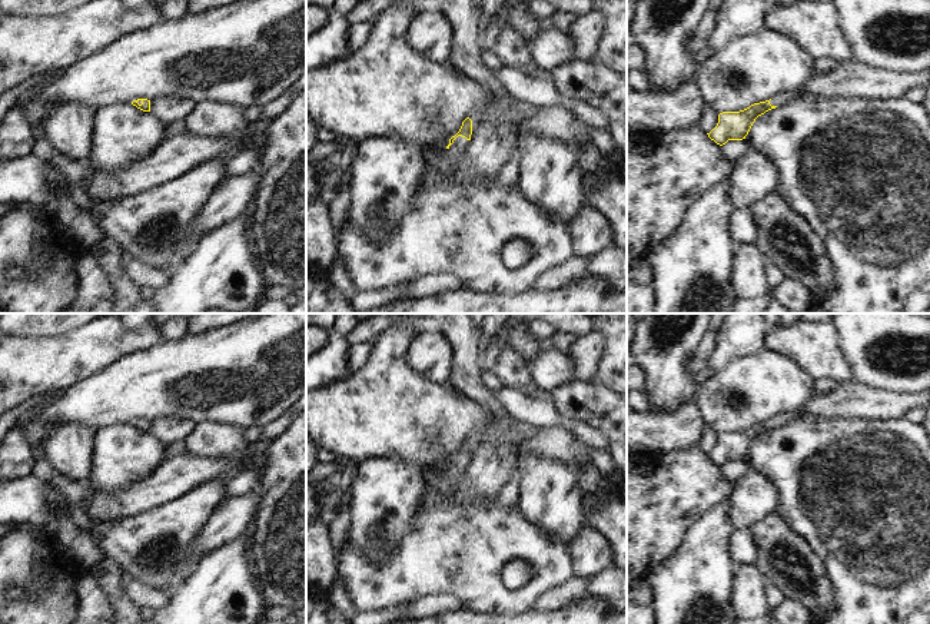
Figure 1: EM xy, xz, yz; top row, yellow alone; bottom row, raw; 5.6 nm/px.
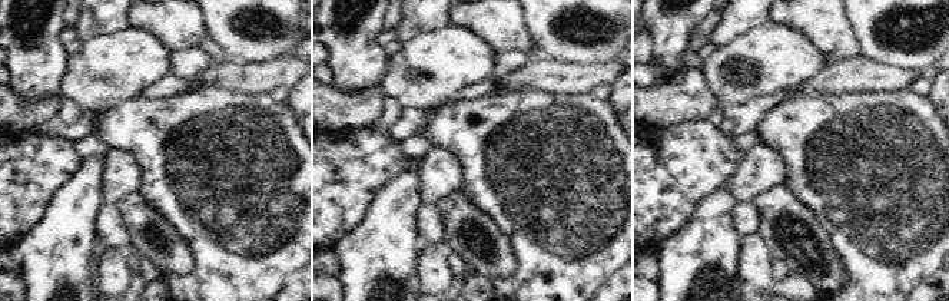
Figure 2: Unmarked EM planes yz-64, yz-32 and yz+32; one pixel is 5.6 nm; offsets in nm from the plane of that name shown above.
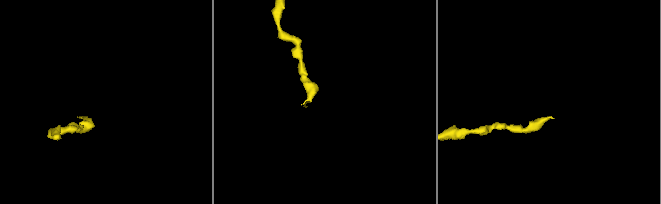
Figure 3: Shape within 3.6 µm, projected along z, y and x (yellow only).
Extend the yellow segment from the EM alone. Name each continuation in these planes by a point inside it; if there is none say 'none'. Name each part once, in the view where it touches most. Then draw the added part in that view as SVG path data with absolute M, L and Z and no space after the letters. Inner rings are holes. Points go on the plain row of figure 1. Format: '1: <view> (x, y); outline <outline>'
1: xz (445, 481); outline M458 457L446 471L435 475L435 489L439 501L444 501L454 491L458 479L465 475L468 464L469 461Z

